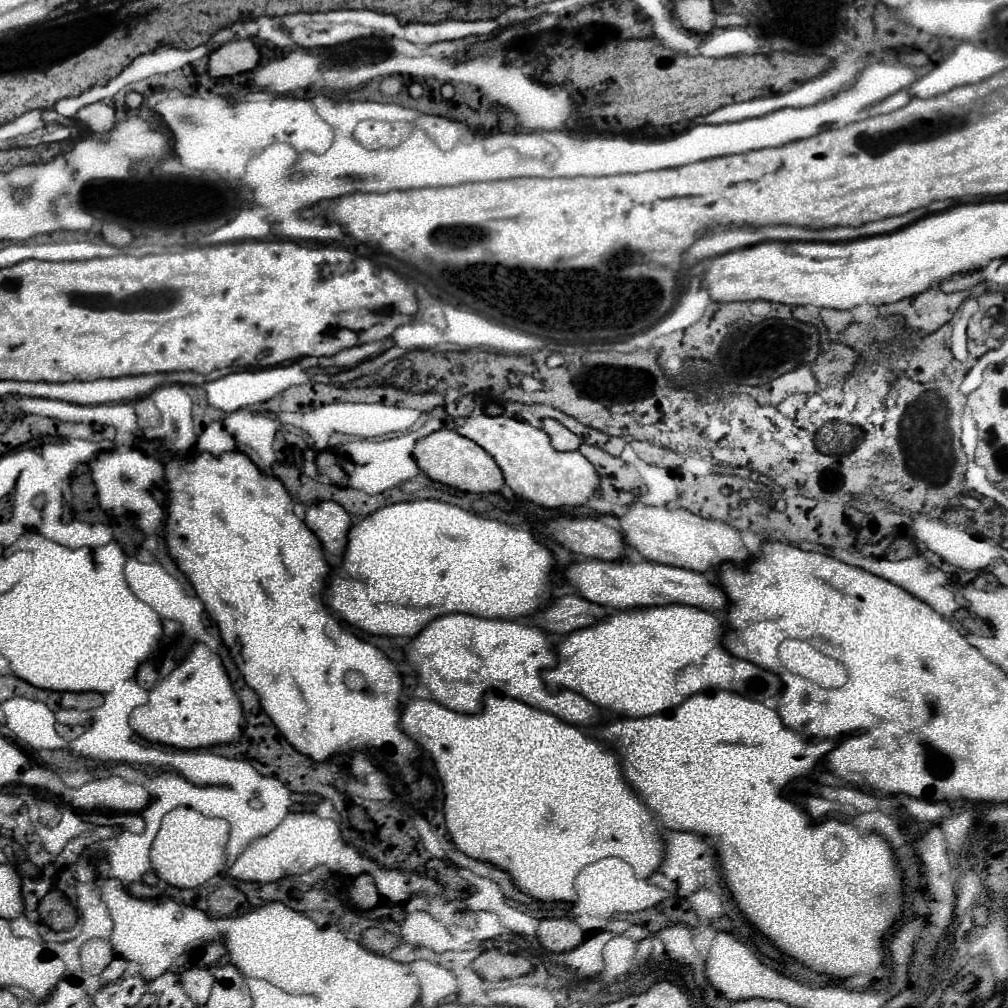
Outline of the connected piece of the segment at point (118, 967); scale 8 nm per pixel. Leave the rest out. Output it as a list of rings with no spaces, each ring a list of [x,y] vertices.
[[[116,956],[116,958],[106,966],[106,970],[100,974],[102,986],[104,986],[104,984],[110,984],[110,982],[116,982],[116,980],[124,974],[126,964],[128,964],[128,962],[126,962],[124,958],[118,958],[118,956]]]

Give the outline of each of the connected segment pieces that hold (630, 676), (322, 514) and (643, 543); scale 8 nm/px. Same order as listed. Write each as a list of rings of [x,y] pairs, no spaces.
[[[686,604],[620,610],[592,626],[570,632],[568,638],[556,646],[558,666],[552,672],[546,672],[544,682],[550,690],[568,688],[590,700],[600,710],[608,710],[626,718],[658,714],[682,704],[686,698],[702,690],[728,690],[754,702],[764,702],[766,698],[778,694],[782,688],[780,678],[752,662],[730,656],[722,646],[722,634],[724,624],[718,618],[706,610]]]
[[[338,502],[310,504],[304,518],[306,526],[318,536],[324,550],[330,554],[342,554],[346,548],[346,534],[350,530],[350,514]]]
[[[642,502],[630,504],[628,512],[620,516],[622,540],[628,548],[638,550],[646,560],[660,564],[674,564],[694,572],[718,568],[722,562],[746,562],[750,552],[744,548],[738,530],[720,520],[706,520],[688,510],[672,510],[666,506],[646,506]]]

